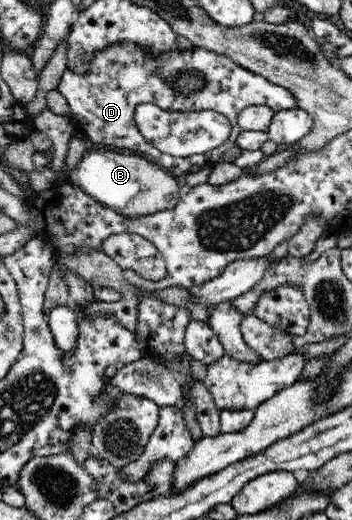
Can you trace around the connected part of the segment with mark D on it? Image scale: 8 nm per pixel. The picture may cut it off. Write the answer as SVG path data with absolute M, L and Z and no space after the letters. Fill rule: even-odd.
M130 42L110 44L88 60L86 74L66 68L56 90L66 97L73 116L70 122L76 128L75 132L82 132L96 144L127 147L132 152L152 156L166 171L181 177L191 166L204 168L216 165L225 152L236 146L237 136L241 133L237 116L244 108L264 105L275 112L297 108L297 100L289 89L272 84L263 76L236 64L231 58L202 47L189 51L173 48L170 52L153 56L143 46ZM142 103L156 104L162 110L172 112L215 110L228 117L231 124L230 136L224 144L204 154L182 157L163 153L142 136L135 123L135 108Z

